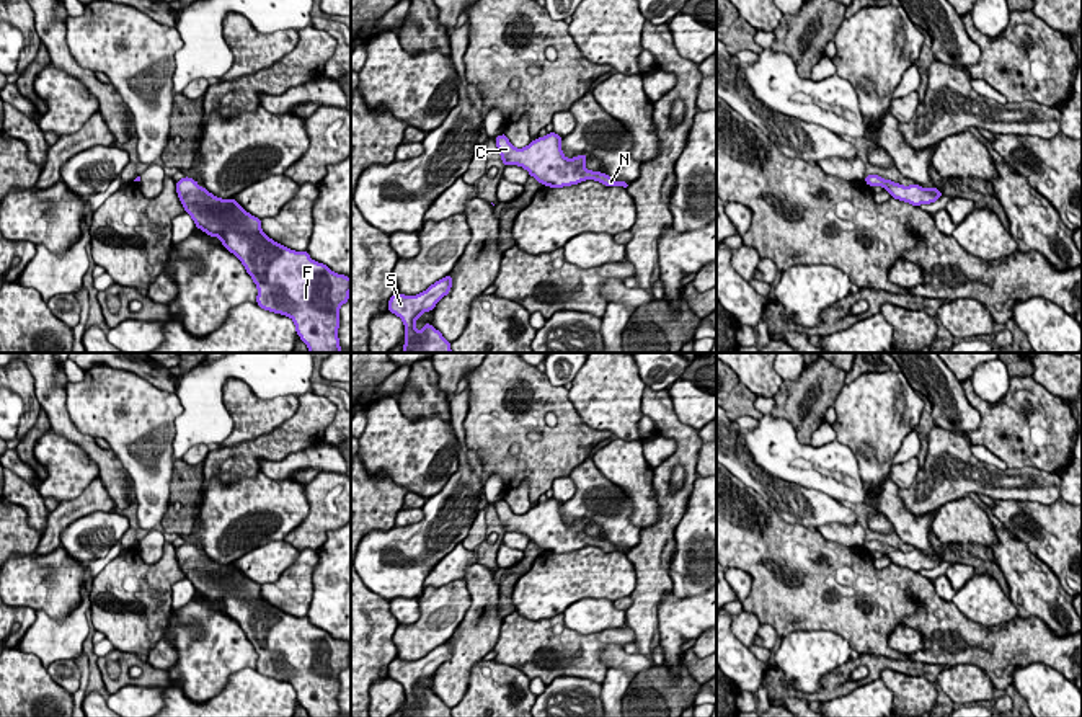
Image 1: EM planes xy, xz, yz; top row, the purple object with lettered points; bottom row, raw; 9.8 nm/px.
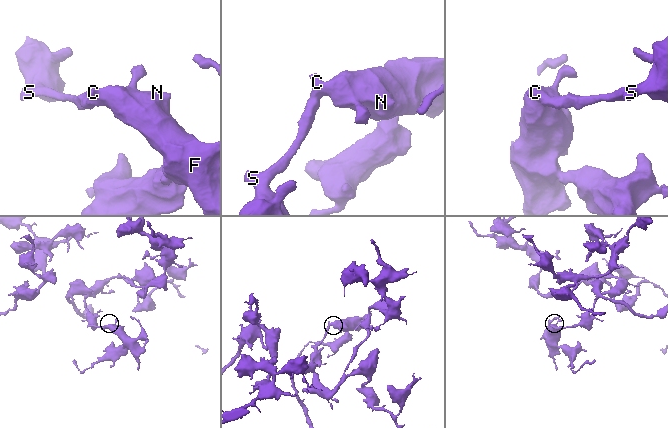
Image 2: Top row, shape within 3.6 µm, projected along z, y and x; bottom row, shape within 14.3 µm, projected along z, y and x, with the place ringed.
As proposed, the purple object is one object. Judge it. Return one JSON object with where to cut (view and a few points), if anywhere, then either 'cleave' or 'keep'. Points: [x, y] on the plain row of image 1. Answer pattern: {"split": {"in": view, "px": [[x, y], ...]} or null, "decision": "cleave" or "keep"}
{"split": null, "decision": "keep"}

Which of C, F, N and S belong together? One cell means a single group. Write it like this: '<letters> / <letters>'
C F N S

